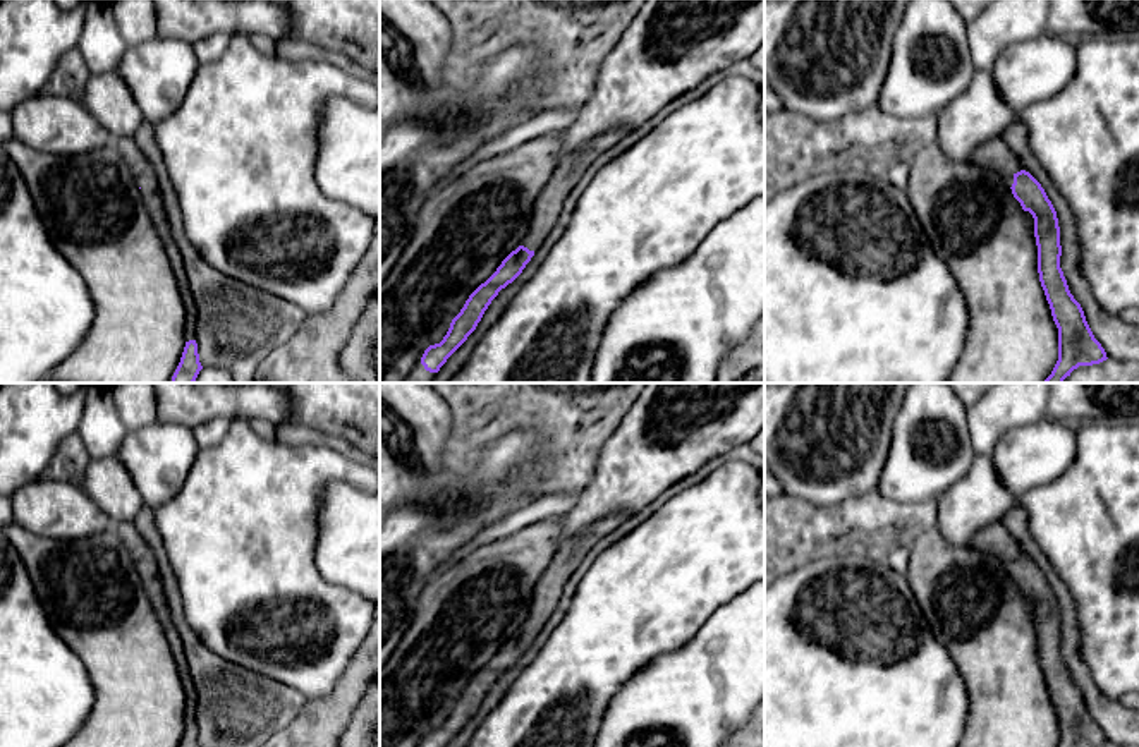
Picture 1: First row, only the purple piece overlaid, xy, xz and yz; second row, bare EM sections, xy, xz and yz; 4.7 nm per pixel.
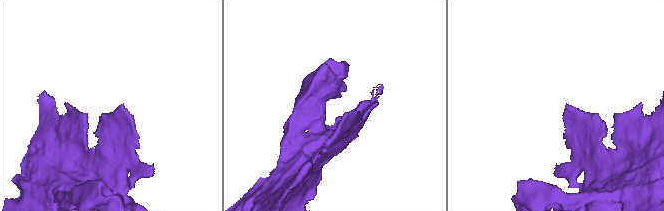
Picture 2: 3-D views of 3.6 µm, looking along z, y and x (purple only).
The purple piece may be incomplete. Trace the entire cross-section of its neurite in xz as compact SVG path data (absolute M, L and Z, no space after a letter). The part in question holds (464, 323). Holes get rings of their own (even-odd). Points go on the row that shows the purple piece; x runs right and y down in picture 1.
M629 129L610 131L591 143L576 148L570 155L560 160L550 184L541 191L533 208L527 234L521 246L512 251L496 271L469 295L460 313L452 319L443 340L424 350L421 361L402 383L431 383L447 359L476 330L498 292L522 273L553 228L565 197L577 185L586 170L627 132Z

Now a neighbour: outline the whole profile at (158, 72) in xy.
M155 36L127 46L115 70L155 125L184 101L199 65L191 43Z

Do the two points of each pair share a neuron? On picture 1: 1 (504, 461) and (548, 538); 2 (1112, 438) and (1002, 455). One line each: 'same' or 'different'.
1: different
2: different

